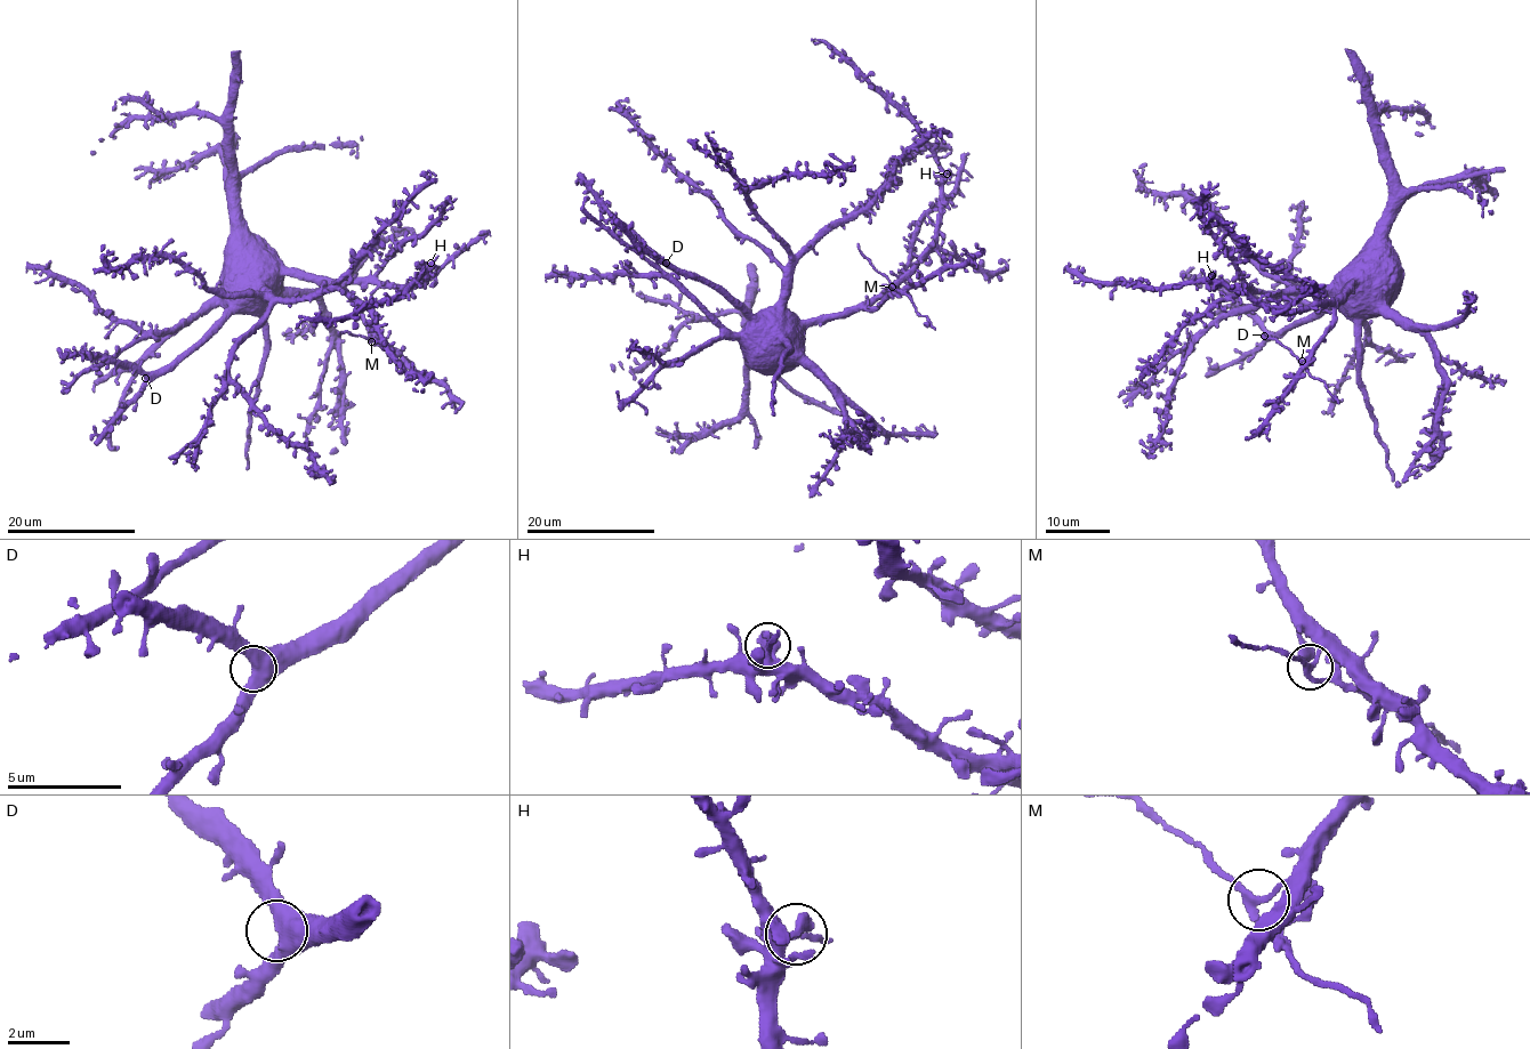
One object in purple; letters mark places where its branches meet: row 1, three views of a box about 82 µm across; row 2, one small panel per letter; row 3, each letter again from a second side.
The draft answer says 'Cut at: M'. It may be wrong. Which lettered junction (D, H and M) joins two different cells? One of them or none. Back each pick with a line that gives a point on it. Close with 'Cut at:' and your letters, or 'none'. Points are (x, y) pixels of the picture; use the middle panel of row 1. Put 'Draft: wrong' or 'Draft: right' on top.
Draft: right
M: (892, 287)
Cut at: M

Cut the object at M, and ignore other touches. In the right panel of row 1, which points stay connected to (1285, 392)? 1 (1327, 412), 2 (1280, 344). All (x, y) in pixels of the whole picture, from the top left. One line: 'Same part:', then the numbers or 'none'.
Same part: 1

